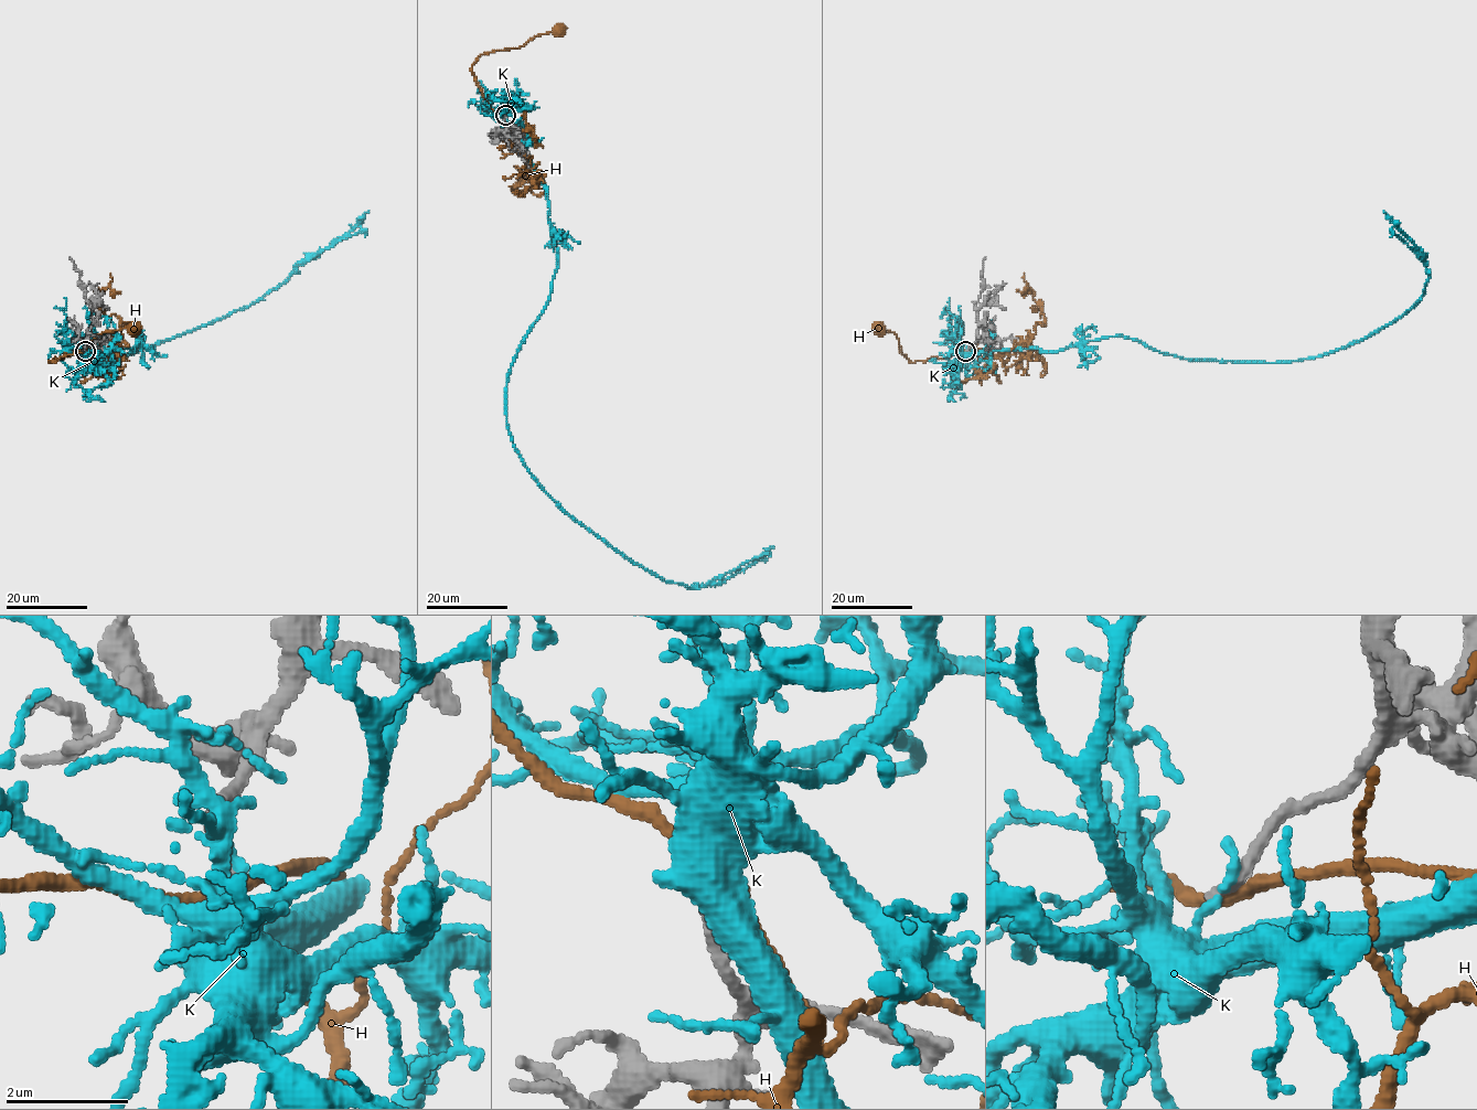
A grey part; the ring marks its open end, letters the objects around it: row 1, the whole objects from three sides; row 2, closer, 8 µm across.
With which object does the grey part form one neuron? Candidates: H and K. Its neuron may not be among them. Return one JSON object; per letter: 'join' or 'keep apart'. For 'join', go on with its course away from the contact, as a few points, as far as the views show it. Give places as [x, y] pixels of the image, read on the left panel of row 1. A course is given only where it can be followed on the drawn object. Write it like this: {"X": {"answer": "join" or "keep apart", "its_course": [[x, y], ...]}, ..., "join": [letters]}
{"H": {"answer": "keep apart"}, "K": {"answer": "keep apart"}, "join": []}

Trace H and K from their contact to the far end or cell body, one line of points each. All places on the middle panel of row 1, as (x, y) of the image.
H: (505, 117), (484, 99), (471, 65), (485, 53), (520, 47), (537, 35), (558, 29)
K: (506, 117), (544, 187), (557, 260), (506, 382), (505, 425), (527, 471), (666, 580), (719, 584), (773, 545)

